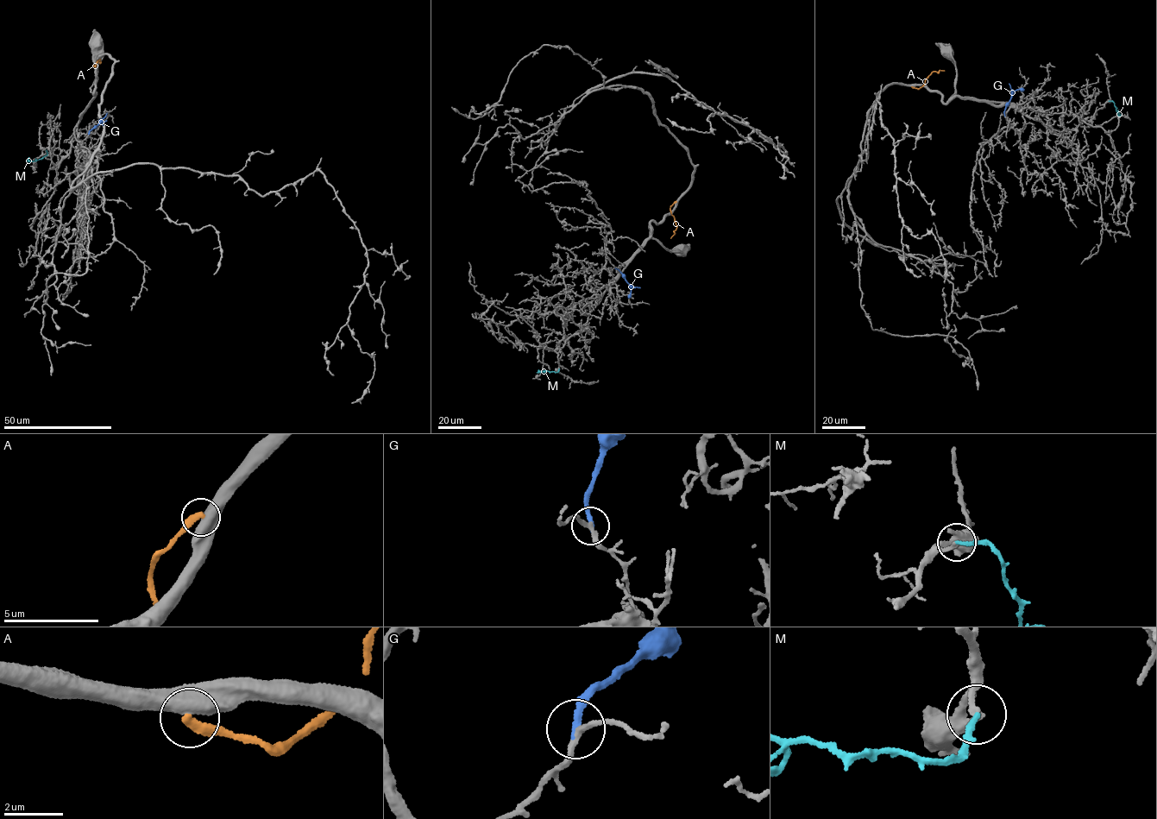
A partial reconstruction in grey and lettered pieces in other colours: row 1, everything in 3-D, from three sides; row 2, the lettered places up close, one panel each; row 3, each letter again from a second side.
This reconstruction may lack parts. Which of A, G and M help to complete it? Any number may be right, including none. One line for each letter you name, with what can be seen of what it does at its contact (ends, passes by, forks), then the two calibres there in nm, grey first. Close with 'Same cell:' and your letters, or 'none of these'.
M: it ends there; 190 nm thick on the grey side, 180 nm on the other
Same cell: M

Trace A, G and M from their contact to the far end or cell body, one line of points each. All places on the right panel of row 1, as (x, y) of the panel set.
A: (912, 86), (918, 89), (932, 72), (944, 70)
G: (1004, 115), (1014, 91), (1024, 90)
M: (1109, 101), (1114, 102), (1117, 112)

